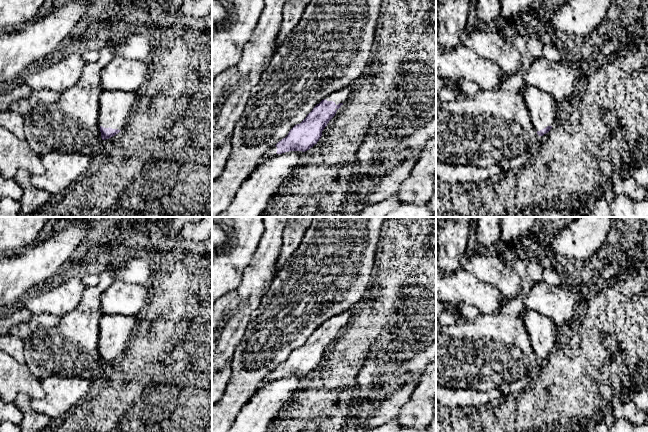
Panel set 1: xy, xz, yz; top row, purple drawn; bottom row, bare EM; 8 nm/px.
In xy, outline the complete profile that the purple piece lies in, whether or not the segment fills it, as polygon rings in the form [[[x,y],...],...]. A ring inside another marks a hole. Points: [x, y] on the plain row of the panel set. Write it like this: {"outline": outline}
{"outline": [[[103,315],[99,321],[100,356],[102,364],[118,358],[128,346],[137,316]]]}

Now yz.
{"outline": [[[524,310],[520,314],[533,352],[539,360],[548,357],[557,347],[557,325],[554,321],[536,311]]]}

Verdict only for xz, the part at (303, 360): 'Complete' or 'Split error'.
Split error

